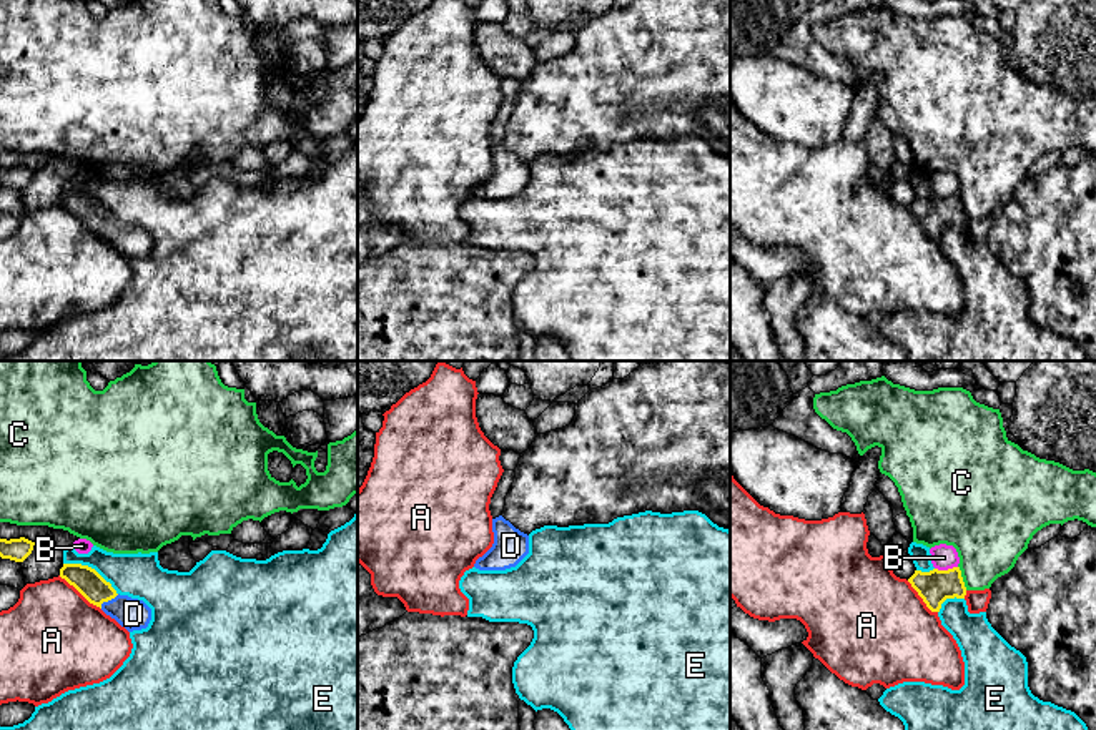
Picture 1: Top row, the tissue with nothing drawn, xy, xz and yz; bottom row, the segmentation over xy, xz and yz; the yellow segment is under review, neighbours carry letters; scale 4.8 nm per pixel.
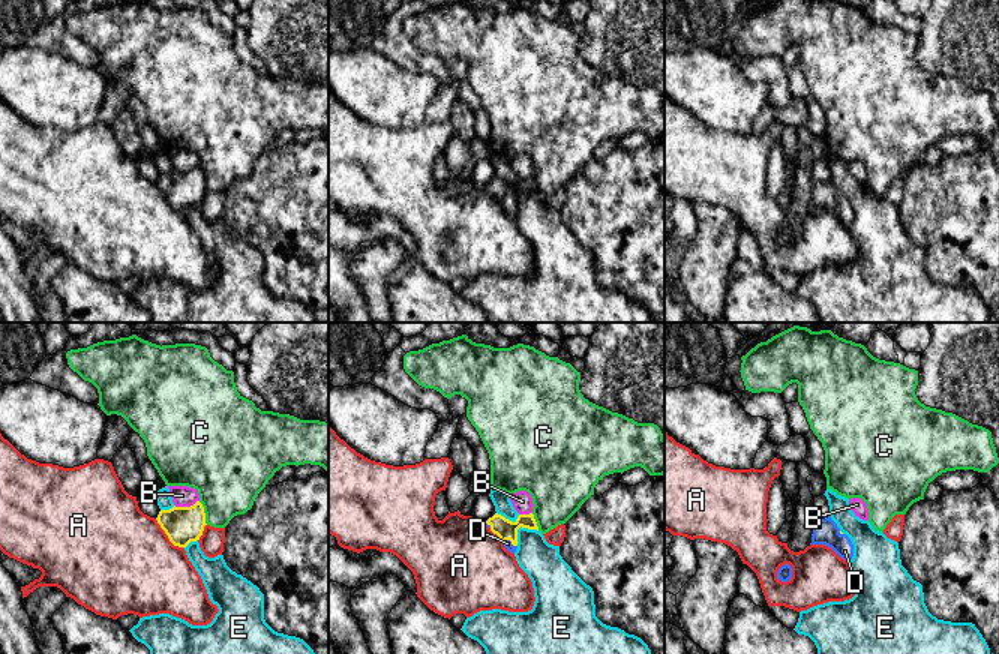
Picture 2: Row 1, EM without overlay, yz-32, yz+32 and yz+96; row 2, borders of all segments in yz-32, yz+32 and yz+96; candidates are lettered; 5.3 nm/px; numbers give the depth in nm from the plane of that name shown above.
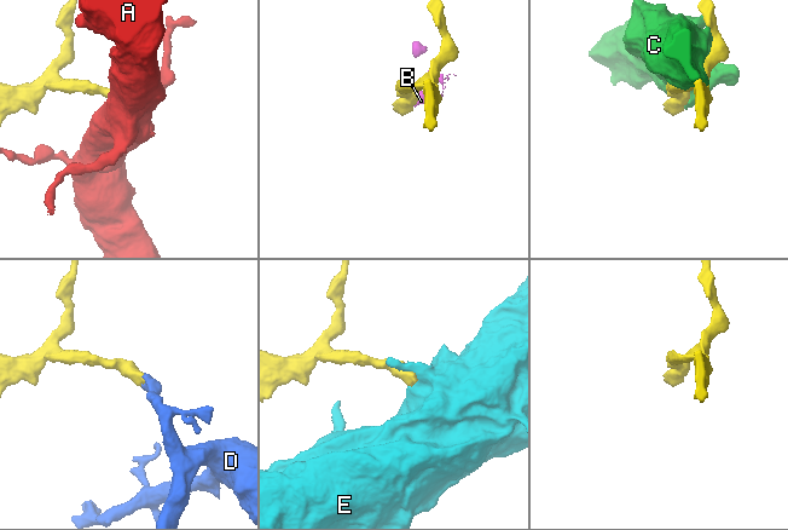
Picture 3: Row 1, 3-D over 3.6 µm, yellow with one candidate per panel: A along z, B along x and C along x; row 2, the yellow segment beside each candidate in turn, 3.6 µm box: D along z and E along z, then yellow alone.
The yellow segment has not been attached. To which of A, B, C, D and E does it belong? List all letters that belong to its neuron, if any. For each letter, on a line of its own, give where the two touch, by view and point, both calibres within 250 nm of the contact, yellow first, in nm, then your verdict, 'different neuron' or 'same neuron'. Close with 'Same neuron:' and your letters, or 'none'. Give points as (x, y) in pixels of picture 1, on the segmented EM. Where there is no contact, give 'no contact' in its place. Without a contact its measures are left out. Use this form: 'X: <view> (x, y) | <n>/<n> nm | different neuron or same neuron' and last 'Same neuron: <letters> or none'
A: xy (80, 592) | 140/480 nm | different neuron
B: yz (945, 571) | 160/120 nm | different neuron
C: yz (962, 577) | 160/360 nm | different neuron
D: xy (108, 599) | 140/150 nm | same neuron
E: xy (90, 567) | 140/220 nm | different neuron
Same neuron: D

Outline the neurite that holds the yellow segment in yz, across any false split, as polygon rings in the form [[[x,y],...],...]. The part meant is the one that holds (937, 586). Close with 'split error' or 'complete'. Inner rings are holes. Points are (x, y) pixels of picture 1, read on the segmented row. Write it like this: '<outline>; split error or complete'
[[[960,567],[930,572],[915,570],[908,579],[931,612],[940,612],[946,599],[965,599],[966,587]]]; complete

